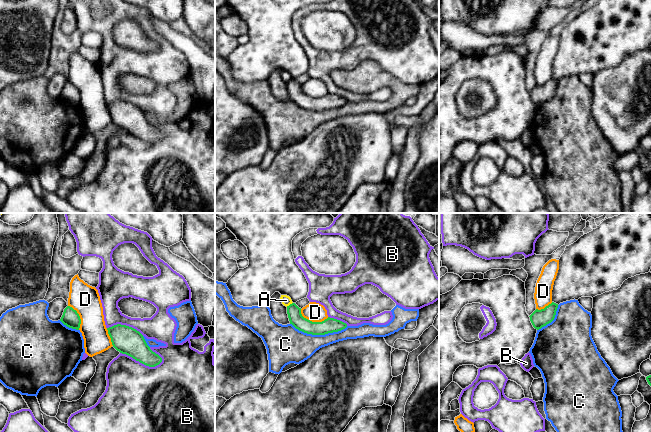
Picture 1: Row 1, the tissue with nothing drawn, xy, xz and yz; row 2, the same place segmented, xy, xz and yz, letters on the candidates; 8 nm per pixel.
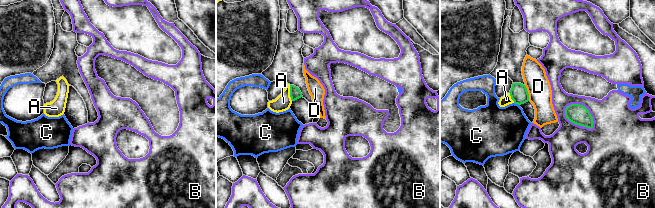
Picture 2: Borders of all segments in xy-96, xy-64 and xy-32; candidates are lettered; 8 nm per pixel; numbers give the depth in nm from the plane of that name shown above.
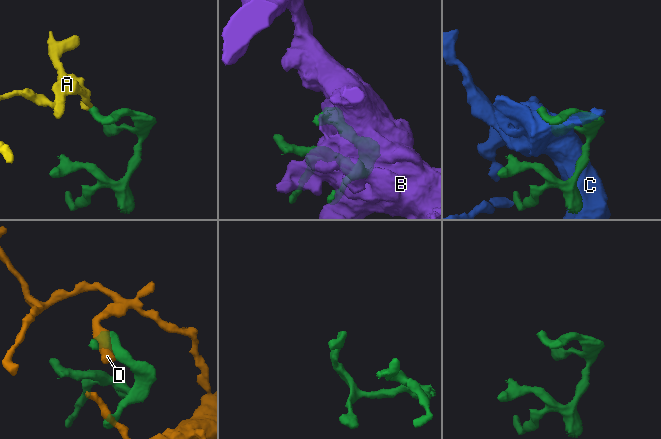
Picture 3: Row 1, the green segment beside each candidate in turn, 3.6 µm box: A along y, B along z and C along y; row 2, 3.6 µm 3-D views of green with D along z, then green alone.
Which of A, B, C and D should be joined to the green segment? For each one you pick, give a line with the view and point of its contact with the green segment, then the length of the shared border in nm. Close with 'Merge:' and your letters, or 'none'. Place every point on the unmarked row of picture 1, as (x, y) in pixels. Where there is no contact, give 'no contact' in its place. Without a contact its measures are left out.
Merge: none

